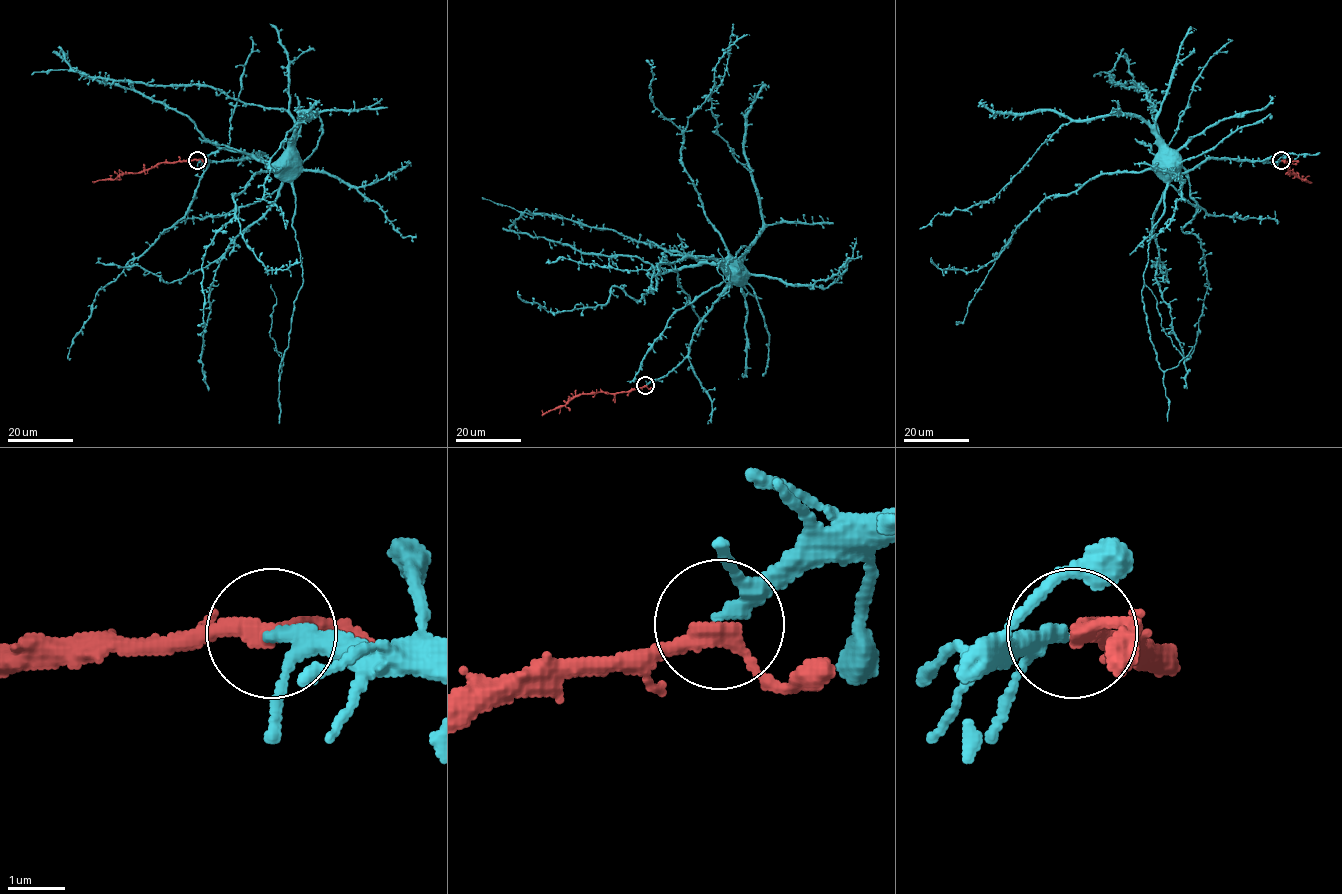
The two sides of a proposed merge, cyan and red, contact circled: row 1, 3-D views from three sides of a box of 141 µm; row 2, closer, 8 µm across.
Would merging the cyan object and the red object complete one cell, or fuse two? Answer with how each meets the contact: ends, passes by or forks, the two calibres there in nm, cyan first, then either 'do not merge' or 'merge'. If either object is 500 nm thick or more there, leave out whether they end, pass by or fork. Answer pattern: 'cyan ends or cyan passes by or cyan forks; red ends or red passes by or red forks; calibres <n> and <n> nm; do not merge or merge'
cyan passes by; red passes by; calibres 240 and 280 nm; merge

